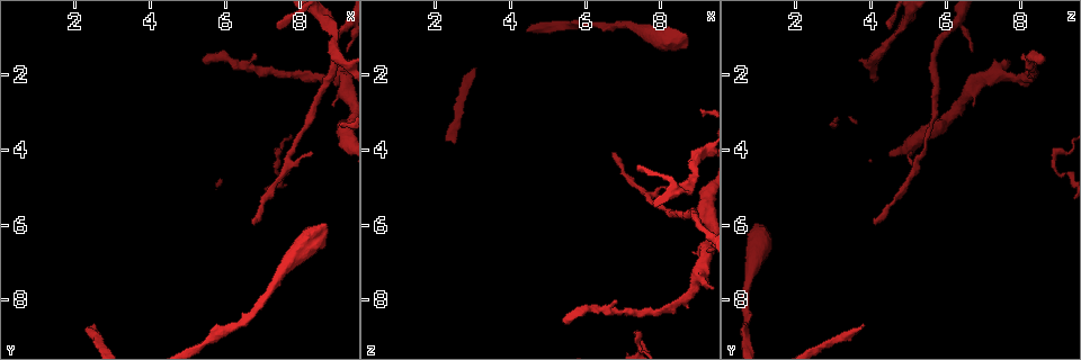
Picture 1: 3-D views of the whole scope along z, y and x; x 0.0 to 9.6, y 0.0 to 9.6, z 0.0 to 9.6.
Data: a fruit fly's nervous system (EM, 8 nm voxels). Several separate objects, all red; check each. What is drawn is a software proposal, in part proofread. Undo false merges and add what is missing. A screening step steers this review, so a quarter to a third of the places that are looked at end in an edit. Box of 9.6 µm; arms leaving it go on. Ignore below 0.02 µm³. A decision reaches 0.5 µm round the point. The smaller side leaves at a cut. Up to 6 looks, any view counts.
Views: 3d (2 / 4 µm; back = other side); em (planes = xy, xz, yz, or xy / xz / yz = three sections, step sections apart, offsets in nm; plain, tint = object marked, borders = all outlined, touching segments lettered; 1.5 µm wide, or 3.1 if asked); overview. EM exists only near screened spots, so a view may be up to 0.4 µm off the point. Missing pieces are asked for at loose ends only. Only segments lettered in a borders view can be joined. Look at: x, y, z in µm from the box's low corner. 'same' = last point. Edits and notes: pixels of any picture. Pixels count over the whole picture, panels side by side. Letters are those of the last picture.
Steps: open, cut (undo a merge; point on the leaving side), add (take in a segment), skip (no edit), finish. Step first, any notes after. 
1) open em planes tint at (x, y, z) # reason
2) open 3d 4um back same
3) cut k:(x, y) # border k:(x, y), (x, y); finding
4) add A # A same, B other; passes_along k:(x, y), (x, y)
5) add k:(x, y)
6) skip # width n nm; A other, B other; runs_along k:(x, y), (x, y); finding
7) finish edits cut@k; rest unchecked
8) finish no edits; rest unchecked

open 3d 4um at (7.45, 0.80, 4.55) # an open end

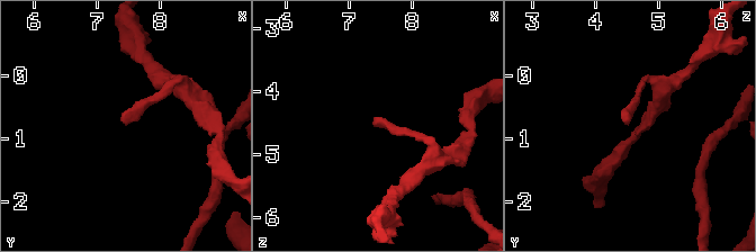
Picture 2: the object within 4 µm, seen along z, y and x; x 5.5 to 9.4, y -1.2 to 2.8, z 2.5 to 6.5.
open em planes tint at (7.45, 0.75, 4.50) # need the tissue

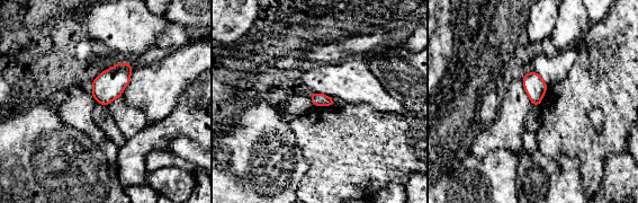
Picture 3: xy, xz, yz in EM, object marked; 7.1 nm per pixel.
open em planes borders same

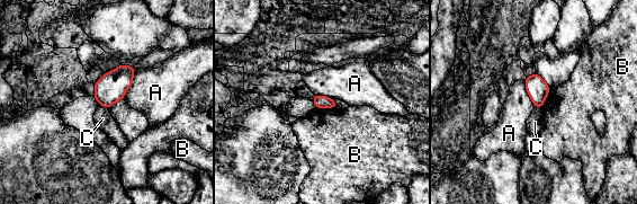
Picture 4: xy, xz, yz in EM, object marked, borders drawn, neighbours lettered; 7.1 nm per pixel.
skip # width 100 nm; A other, B other, C other; border 4:(338, 107), (315, 108); none of them fits

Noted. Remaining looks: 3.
open 3d 2um at (6.80, 5.85, 4.10) # branch stops here

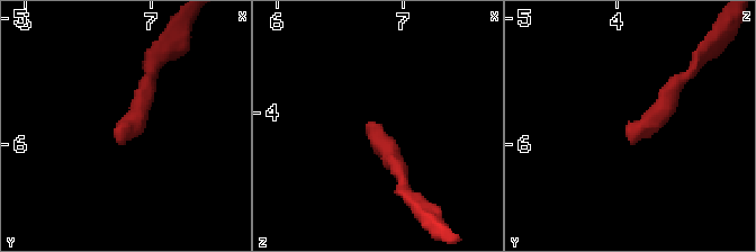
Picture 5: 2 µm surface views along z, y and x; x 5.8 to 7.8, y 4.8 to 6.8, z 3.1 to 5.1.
open em planes plain at (6.76, 5.90, 4.04) # shape alone is not enough

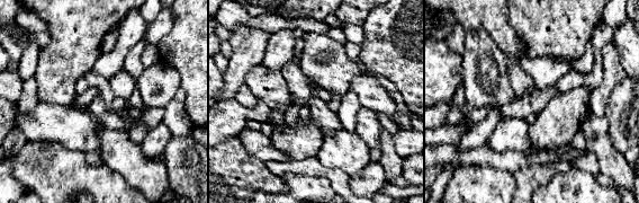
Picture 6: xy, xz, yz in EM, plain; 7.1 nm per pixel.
open em planes borders same

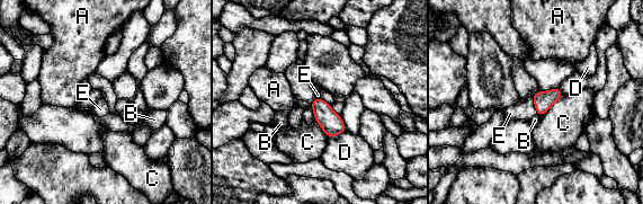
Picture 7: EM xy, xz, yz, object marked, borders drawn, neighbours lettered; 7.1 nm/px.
add E # A other, B other, C other, D other, E same; passes_along 7:(543, 100), (535, 106), (525, 109); it goes on there

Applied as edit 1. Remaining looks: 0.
finish edits add@7; rest unchecked

